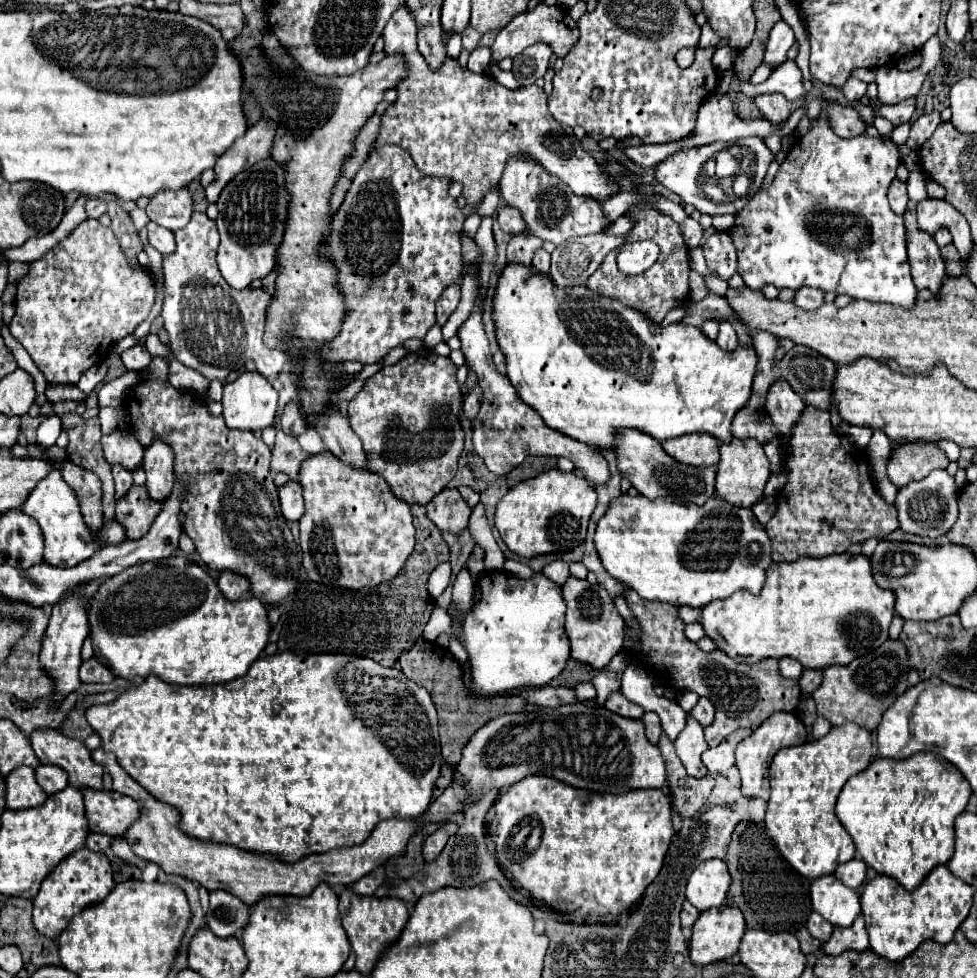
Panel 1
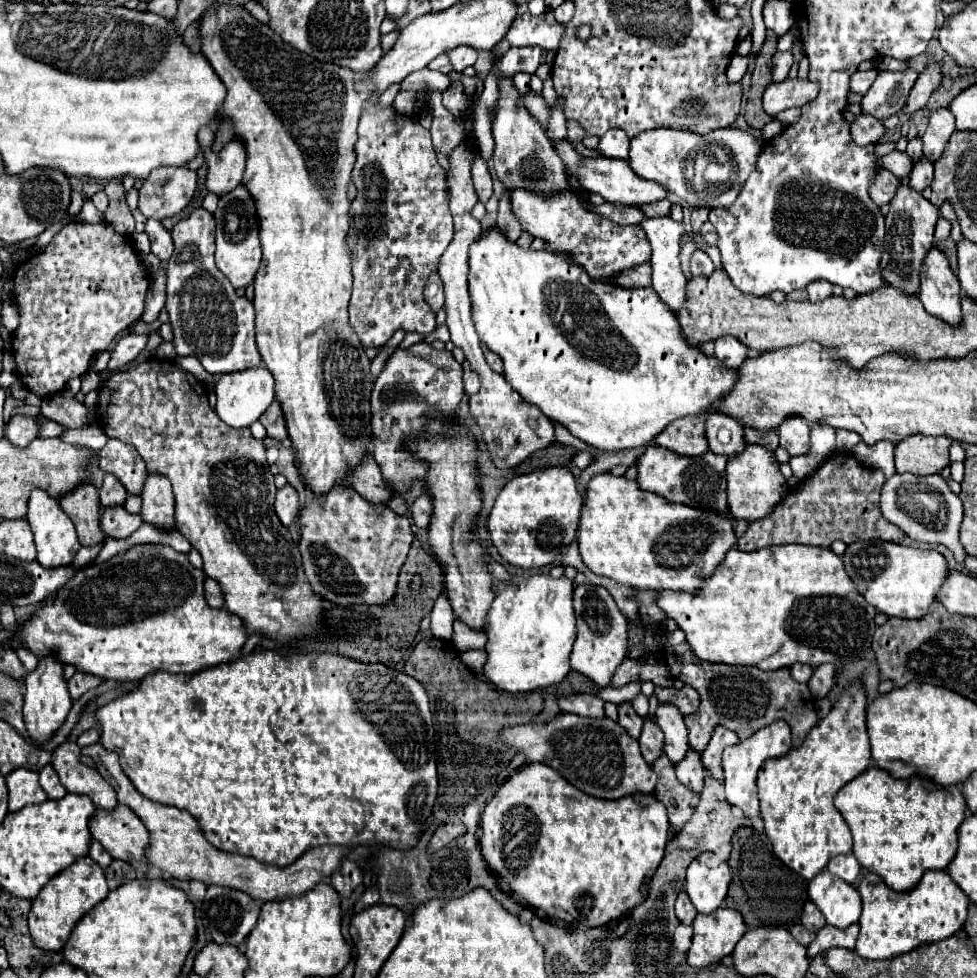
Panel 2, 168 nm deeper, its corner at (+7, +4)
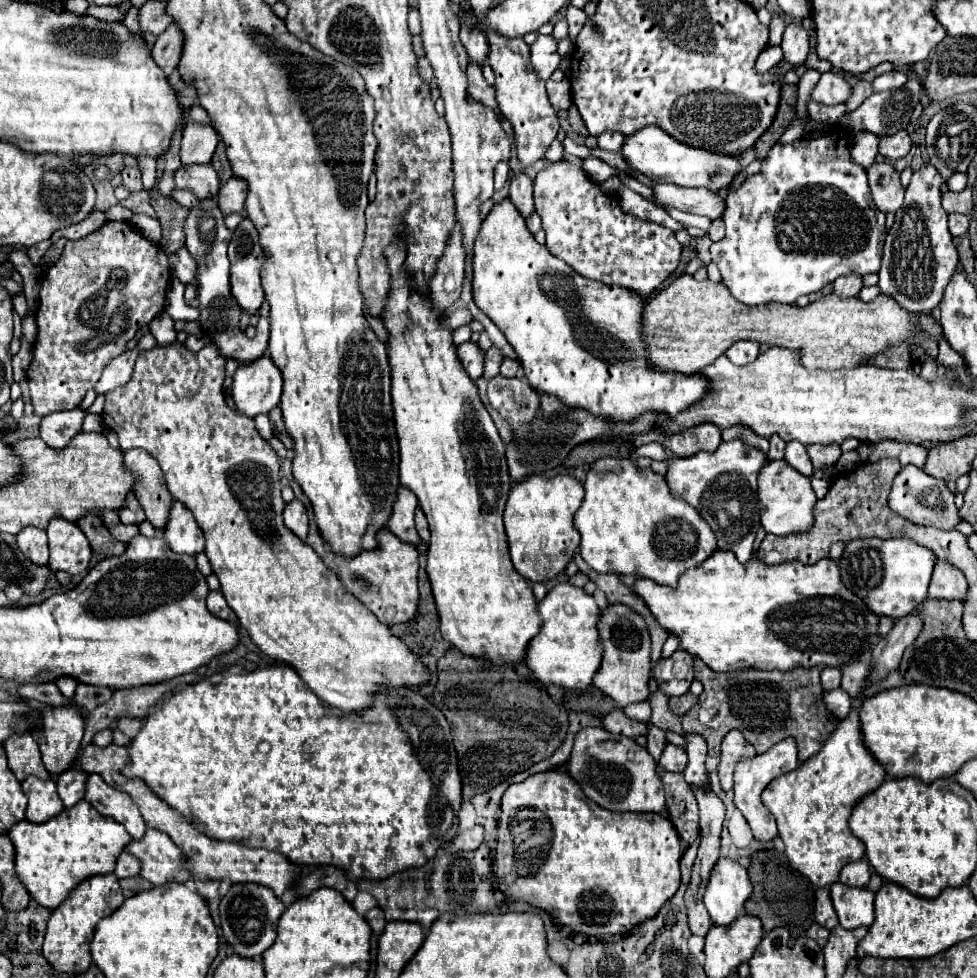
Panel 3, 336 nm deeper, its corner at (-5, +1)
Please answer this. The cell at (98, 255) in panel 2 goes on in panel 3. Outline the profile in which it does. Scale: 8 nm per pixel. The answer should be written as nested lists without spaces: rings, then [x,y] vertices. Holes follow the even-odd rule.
[[[106,222],[96,232],[66,242],[60,260],[40,276],[40,298],[36,308],[38,336],[32,352],[34,358],[28,368],[30,396],[40,416],[80,406],[86,392],[100,380],[104,368],[124,352],[126,342],[164,310],[168,280],[168,256],[160,246],[146,240],[130,222]]]

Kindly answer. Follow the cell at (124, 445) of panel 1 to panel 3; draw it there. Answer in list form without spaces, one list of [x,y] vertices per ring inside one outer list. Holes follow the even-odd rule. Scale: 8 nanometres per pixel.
[[[126,450],[124,452],[124,466],[128,472],[134,472],[134,494],[140,506],[146,512],[146,518],[152,522],[154,528],[164,528],[168,520],[168,510],[172,504],[172,494],[164,484],[164,476],[156,458],[148,456],[144,450]]]

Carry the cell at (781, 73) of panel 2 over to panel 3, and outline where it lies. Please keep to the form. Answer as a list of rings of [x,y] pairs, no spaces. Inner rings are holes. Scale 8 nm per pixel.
[[[790,22],[786,26],[780,46],[784,50],[784,60],[788,66],[792,66],[792,68],[804,66],[810,46],[808,46],[808,34],[800,28],[798,22]]]

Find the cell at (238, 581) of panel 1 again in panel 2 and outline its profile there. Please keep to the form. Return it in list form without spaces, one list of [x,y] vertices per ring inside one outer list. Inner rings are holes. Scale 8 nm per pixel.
[[[206,577],[206,581],[204,581],[204,597],[206,597],[206,603],[212,605],[212,609],[224,607],[224,595],[220,591],[220,585],[216,581],[212,581],[210,577]]]

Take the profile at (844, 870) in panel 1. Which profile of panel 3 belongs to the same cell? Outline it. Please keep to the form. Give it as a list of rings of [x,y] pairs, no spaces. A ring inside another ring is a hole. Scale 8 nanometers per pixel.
[[[866,858],[850,862],[840,872],[840,882],[848,886],[866,886],[870,880],[870,864]]]

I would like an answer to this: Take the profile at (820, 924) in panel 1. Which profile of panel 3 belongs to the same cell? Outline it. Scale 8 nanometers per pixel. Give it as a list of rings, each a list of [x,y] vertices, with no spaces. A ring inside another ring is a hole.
[[[820,888],[816,892],[816,908],[814,908],[814,916],[816,922],[828,930],[832,930],[834,926],[838,926],[838,916],[834,912],[832,900],[830,900],[830,892],[828,888]]]

